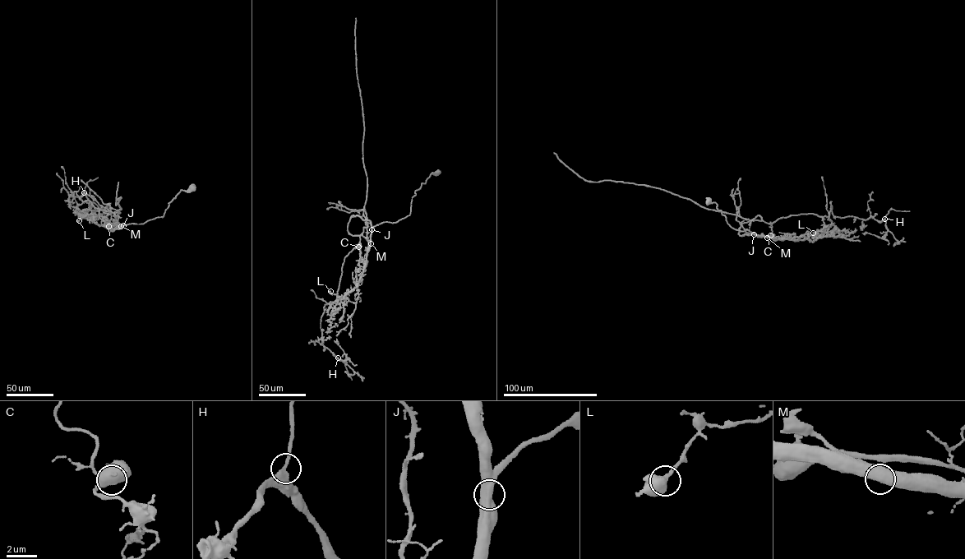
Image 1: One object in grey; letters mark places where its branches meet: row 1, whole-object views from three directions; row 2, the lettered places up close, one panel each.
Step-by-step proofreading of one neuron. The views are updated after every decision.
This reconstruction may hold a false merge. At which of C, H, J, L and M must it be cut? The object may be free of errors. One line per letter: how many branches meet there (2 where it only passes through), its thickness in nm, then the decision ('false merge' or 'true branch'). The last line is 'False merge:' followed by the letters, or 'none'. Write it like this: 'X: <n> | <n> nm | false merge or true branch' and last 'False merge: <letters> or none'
C: 2 | 550 nm | true branch
H: 2 | 480 nm | true branch
J: 2 | 600 nm | true branch
L: 2 | 650 nm | true branch
M: 2 | 550 nm | true branch
False merge: none

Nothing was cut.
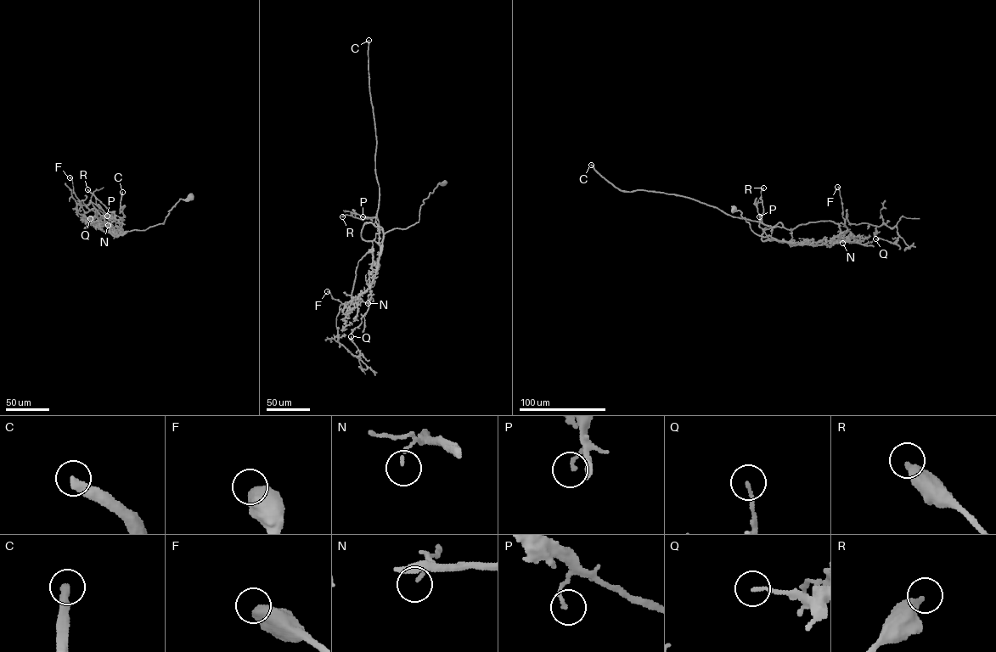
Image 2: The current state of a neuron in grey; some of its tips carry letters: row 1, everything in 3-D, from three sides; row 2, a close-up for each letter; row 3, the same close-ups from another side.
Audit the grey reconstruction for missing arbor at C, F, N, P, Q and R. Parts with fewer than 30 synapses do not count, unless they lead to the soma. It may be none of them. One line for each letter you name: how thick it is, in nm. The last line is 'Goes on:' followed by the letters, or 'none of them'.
C: 380 nm
Goes on: C

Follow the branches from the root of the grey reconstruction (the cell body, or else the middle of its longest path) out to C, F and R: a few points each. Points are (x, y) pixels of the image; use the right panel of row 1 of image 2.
C: (734, 209), (755, 233), (773, 239), (762, 241), (763, 230), (783, 227), (673, 194), (621, 191), (591, 165)
F: (734, 209), (740, 211), (755, 233), (770, 240), (830, 246), (839, 238), (839, 224), (846, 226), (837, 187)
R: (734, 209), (755, 233), (773, 239), (762, 239), (763, 230), (779, 222), (783, 227), (759, 222), (763, 188)

